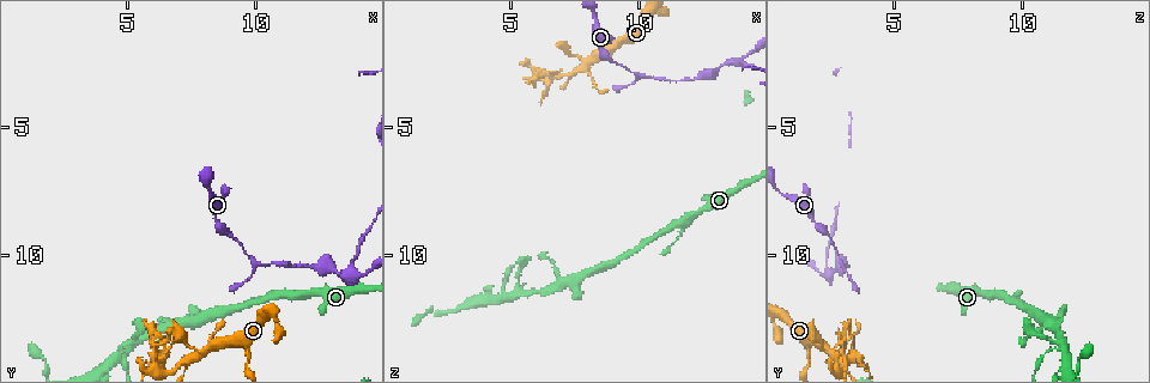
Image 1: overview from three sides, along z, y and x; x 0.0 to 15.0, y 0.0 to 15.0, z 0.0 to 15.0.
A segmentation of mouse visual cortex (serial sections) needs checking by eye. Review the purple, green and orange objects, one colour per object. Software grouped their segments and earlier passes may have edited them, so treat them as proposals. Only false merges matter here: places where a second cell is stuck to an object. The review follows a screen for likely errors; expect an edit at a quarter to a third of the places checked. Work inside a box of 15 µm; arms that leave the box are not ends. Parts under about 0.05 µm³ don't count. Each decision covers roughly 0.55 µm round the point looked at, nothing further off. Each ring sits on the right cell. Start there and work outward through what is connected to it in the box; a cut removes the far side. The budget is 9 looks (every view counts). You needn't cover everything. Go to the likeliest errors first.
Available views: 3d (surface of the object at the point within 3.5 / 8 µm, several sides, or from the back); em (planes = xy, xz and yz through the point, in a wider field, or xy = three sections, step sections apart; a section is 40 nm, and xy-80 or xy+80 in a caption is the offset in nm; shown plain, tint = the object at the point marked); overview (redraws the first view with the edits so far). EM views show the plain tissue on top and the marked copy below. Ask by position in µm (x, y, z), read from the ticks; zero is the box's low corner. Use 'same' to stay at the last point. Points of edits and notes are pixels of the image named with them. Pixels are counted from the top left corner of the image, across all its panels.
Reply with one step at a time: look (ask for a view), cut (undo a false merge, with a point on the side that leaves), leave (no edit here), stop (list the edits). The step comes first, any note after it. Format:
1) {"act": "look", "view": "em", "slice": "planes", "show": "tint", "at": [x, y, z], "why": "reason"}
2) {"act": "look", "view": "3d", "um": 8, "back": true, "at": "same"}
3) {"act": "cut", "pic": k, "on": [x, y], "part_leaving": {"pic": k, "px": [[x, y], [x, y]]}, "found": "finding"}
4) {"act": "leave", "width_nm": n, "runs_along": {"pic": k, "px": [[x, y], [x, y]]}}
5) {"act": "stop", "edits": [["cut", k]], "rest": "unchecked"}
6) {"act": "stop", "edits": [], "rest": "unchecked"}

{"act": "look", "view": "em", "slice": "xy", "step": 1, "show": "tint", "at": [13.8, 10.7, 2.5], "why": "narrows sharply"}

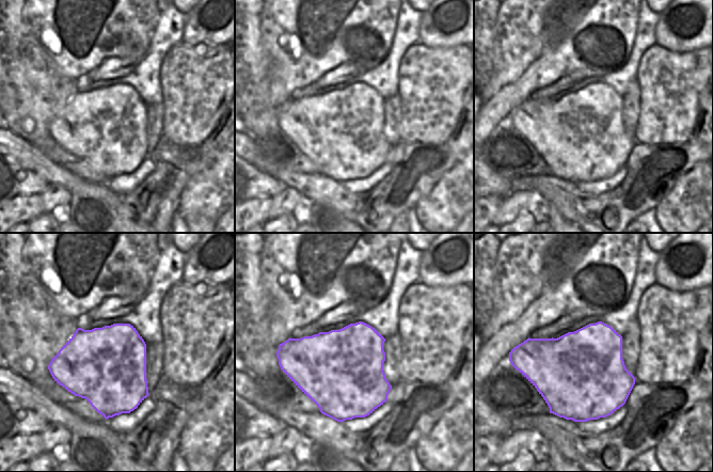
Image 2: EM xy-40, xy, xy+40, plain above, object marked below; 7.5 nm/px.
{"act": "look", "view": "3d", "um": 3.5, "at": "same"}

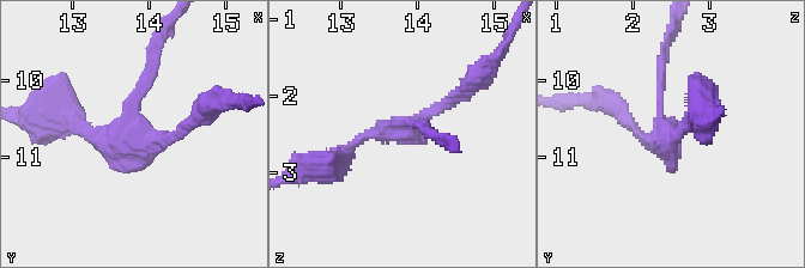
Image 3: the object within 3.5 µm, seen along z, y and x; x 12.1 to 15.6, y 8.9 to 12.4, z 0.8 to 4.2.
{"act": "cut", "pic": 3, "on": [150, 73], "width_nm": 600, "part_leaving": {"pic": 3, "px": [[138, 110], [163, 32]]}, "found": "two cells meet here"}

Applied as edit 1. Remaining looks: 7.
{"act": "look", "view": "overview"}

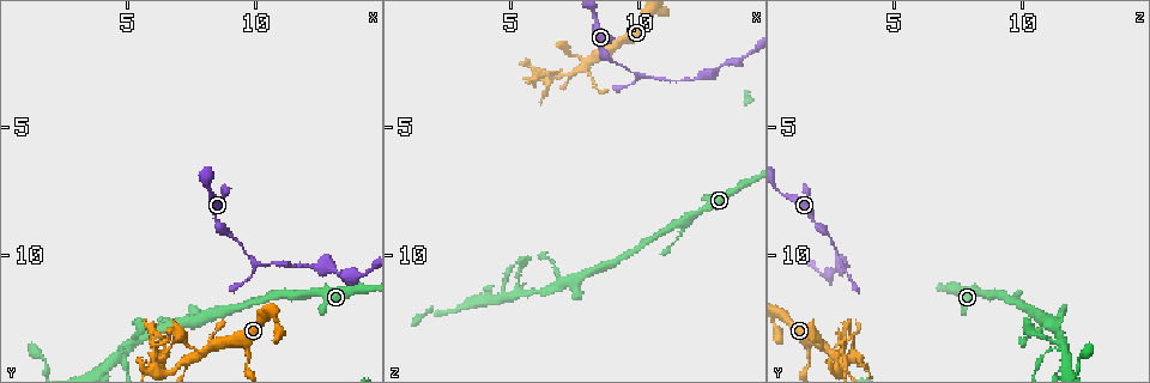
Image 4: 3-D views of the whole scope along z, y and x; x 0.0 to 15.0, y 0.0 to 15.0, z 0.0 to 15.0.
{"act": "look", "view": "3d", "um": 3.5, "at": [5.2, 13.5, 11.6], "why": "arms part here"}

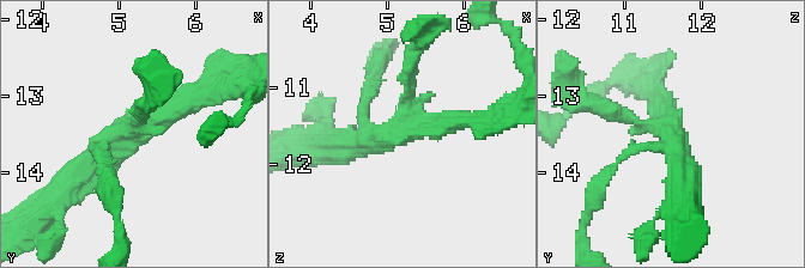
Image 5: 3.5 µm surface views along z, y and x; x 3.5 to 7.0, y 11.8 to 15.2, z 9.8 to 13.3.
{"act": "look", "view": "em", "slice": "xy", "step": 5, "show": "tint", "at": [5.30, 13.40, 11.50], "arms": 3, "arm_widths_nm": [200, 250, 350], "why": "shape alone is not enough"}

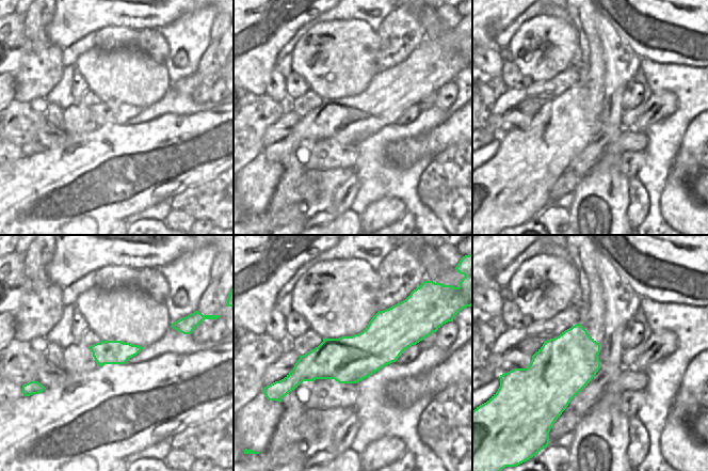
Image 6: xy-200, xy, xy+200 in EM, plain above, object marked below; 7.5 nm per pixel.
{"act": "look", "view": "em", "slice": "planes", "show": "tint", "at": "same", "why": "cut it another way"}

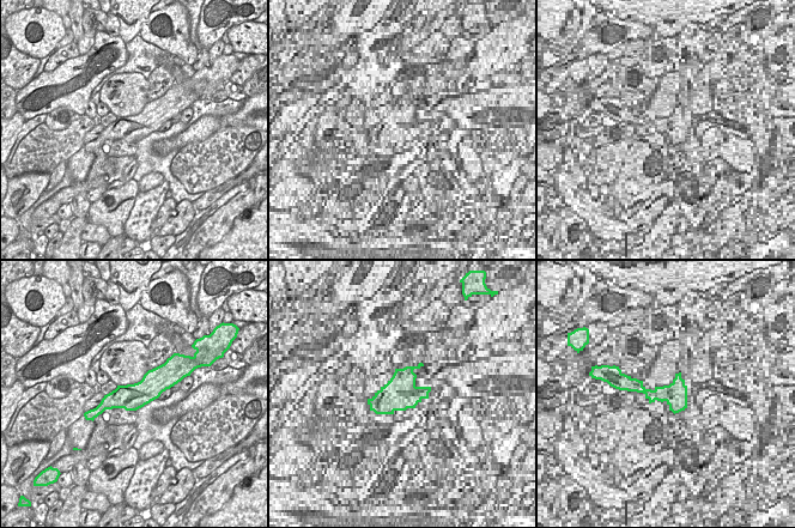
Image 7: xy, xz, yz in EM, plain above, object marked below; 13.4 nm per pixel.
{"act": "leave", "runs_along": {"pic": 7, "px": [[170, 382], [155, 382], [99, 408]]}, "found": "continuous, no second cell"}

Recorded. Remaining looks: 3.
{"act": "look", "view": "3d", "um": 8, "at": [8.0, 13.7, 2.4], "why": "two arms in line, one across"}

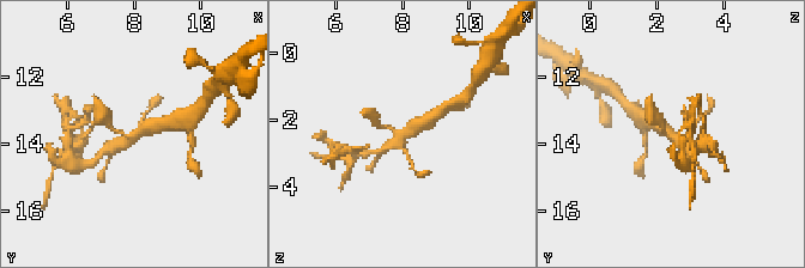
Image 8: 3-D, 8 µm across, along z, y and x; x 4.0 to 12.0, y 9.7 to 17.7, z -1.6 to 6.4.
{"act": "look", "view": "3d", "um": 3.5, "at": [8.0, 13.8, 2.5], "why": "zoom in"}

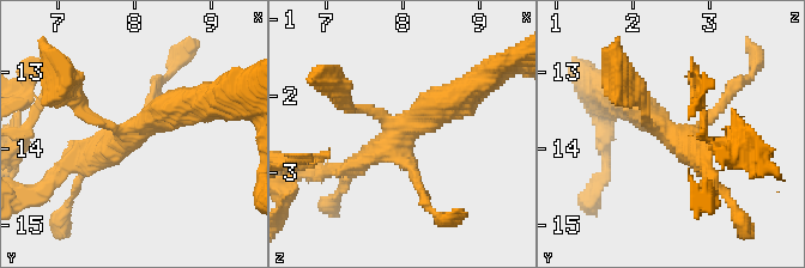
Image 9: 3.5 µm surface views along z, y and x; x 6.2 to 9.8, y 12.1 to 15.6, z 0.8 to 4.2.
{"act": "look", "view": "em", "slice": "planes", "show": "tint", "at": [8.05, 13.75, 2.45]}

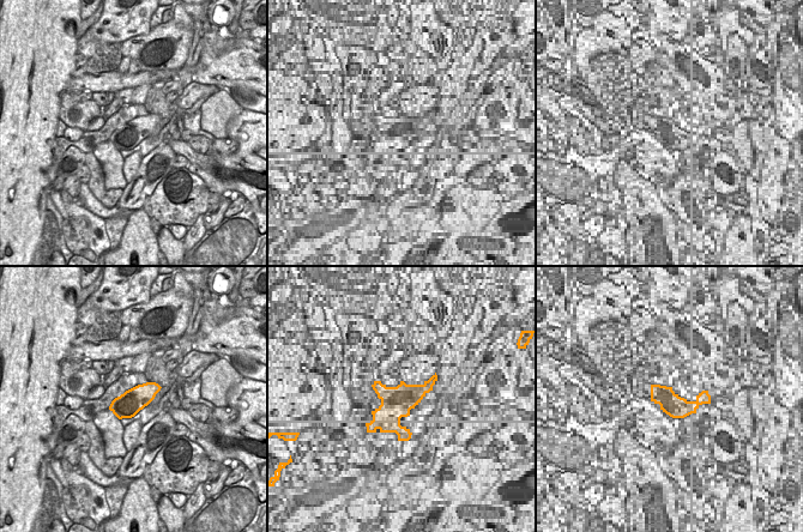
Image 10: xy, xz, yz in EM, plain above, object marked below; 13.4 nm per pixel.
{"act": "leave", "found": "continuous, no second cell"}

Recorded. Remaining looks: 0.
{"act": "stop", "edits": [["cut", 3]], "rest": "unchecked"}

